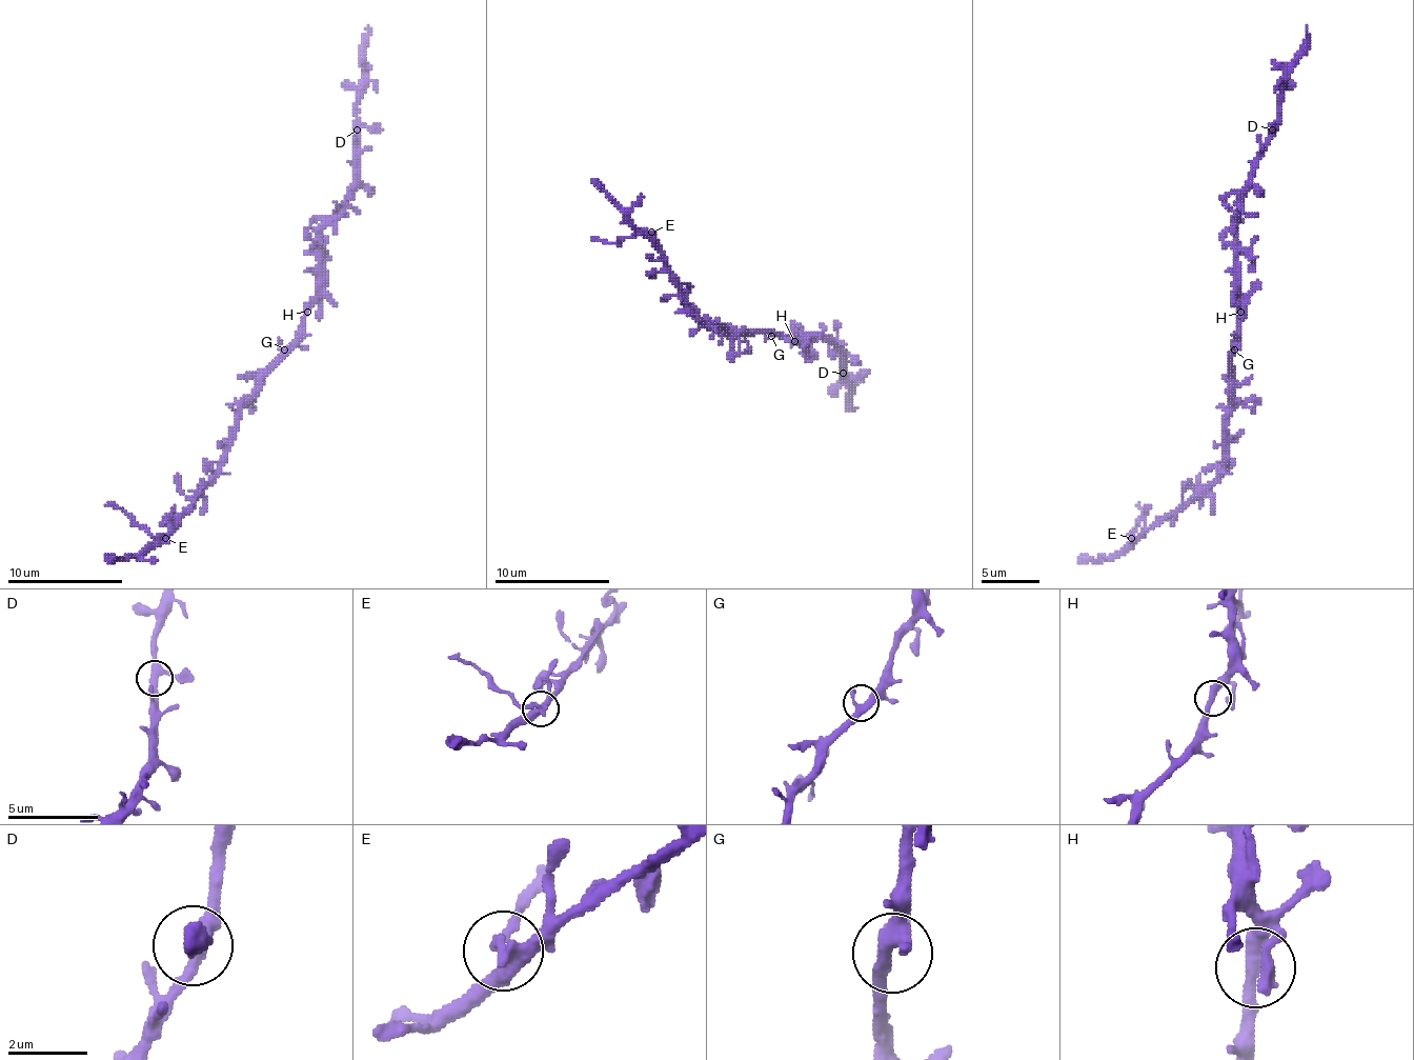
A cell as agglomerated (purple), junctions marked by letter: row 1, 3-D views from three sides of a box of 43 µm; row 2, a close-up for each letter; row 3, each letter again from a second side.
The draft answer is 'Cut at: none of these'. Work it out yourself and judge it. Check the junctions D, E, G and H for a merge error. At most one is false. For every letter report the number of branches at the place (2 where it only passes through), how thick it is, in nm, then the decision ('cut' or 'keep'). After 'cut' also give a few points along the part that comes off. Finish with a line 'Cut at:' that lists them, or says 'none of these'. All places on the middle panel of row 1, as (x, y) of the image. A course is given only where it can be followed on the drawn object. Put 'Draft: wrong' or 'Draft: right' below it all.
D: 3 | 320 nm | keep
E: 3 | 340 nm | cut | (652, 232), (638, 228), (614, 243), (591, 237)
G: 3 | 320 nm | keep
H: 2 | 360 nm | keep
Cut at: E
Draft: wrong

